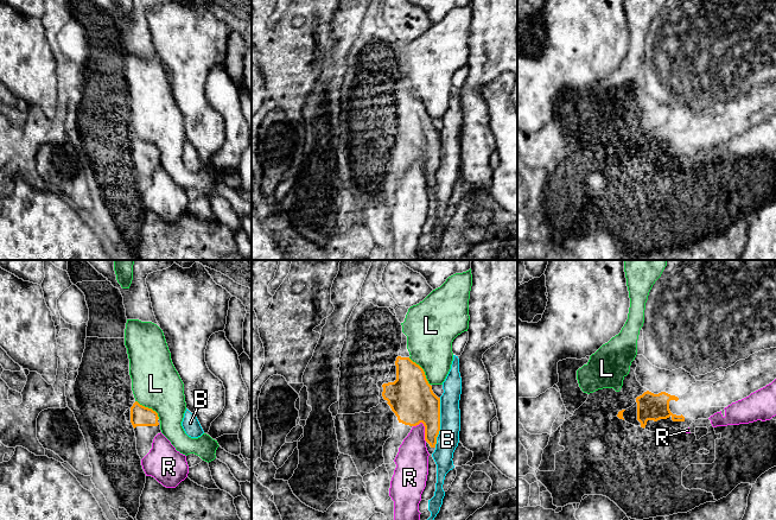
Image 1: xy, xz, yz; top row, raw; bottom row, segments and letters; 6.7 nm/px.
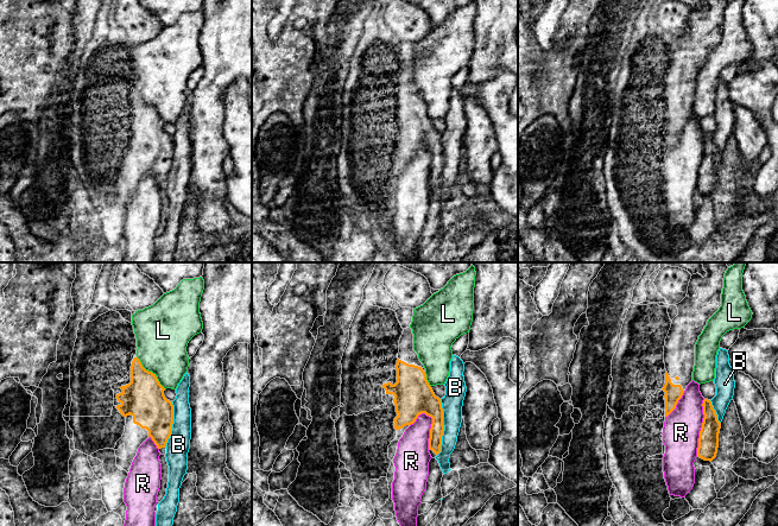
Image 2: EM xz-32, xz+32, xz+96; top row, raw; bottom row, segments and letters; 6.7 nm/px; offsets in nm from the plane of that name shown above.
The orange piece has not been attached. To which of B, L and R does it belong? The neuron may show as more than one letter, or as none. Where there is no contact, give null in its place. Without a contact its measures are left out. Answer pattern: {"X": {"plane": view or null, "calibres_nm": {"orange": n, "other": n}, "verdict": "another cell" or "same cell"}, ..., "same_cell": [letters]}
{"B": {"plane": "xz", "calibres_nm": {"orange": 300, "other": 150}, "verdict": "another cell"}, "L": {"plane": "xz", "calibres_nm": {"orange": 300, "other": 320}, "verdict": "another cell"}, "R": {"plane": "xz", "calibres_nm": {"orange": 300, "other": 220}, "verdict": "another cell"}, "same_cell": []}

